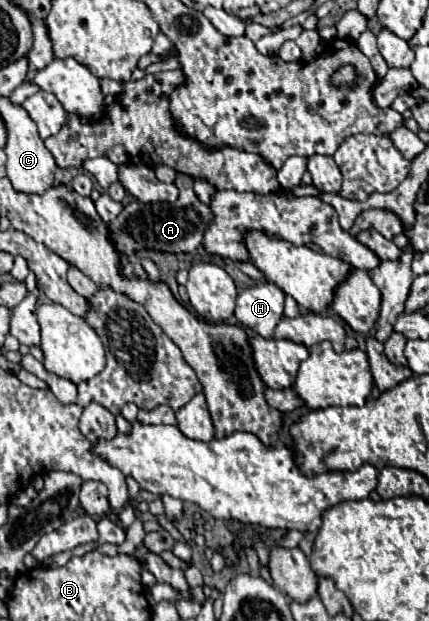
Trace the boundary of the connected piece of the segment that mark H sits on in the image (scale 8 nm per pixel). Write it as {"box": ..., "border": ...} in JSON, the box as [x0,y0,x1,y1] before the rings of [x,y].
{"box":[235,281,285,339],"border":[[[259,281],[237,297],[235,317],[241,325],[269,339],[283,317],[283,299],[285,293],[275,283]]]}

